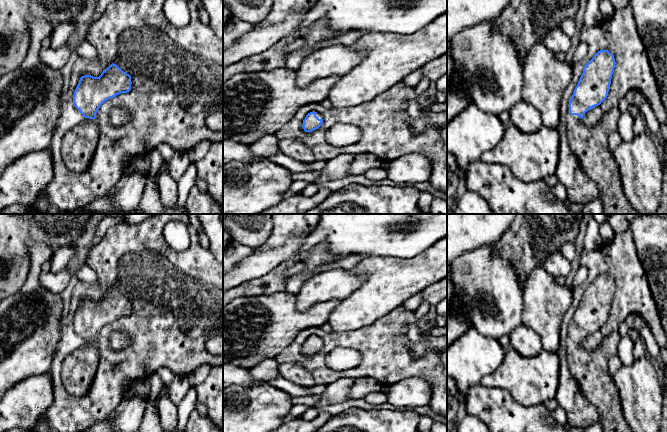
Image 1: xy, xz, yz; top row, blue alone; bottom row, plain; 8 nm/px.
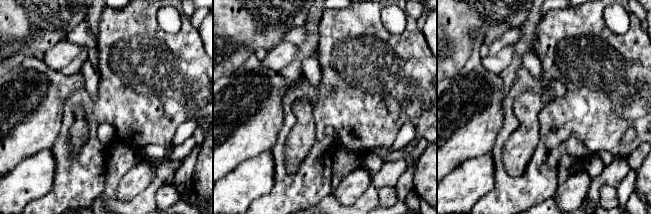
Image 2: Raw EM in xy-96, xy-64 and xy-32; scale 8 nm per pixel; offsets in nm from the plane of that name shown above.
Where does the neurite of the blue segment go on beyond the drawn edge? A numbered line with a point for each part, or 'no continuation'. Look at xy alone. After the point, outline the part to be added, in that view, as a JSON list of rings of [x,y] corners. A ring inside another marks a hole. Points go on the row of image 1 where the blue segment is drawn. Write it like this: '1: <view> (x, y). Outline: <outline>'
1: xy (79, 144). Outline: [[[84,118],[62,139],[61,153],[64,163],[73,172],[86,171],[91,164],[98,141],[99,130],[95,119]]]

